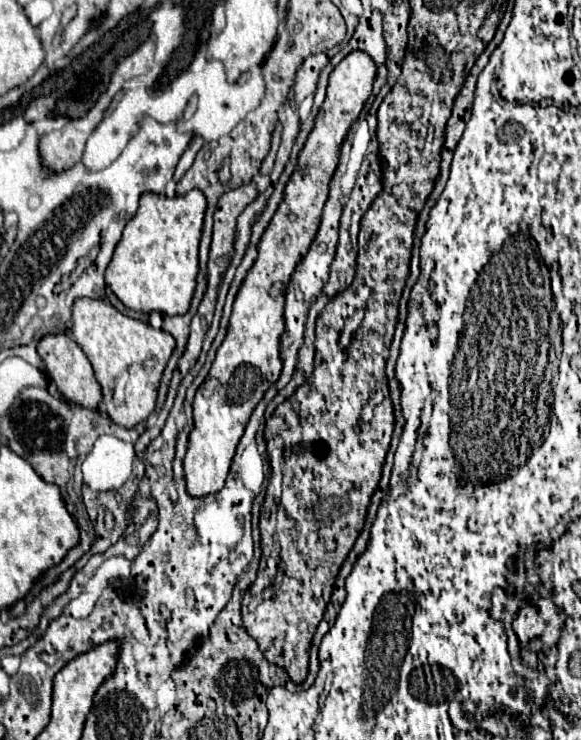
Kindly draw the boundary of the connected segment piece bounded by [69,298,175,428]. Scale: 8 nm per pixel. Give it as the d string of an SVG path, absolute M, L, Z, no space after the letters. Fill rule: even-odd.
M77 298L73 302L71 320L73 326L69 332L93 366L95 378L103 390L103 402L109 418L125 428L133 428L143 422L155 410L157 386L175 348L175 338L169 332L153 330L147 322L117 312L107 300ZM145 358L155 358L155 366L145 370L141 366Z

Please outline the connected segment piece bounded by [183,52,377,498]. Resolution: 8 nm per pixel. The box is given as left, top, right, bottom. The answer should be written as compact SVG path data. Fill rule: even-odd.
M351 52L333 68L325 102L319 108L315 126L309 132L307 142L297 158L297 170L289 178L283 190L283 200L259 240L257 260L247 270L247 276L235 294L227 336L217 348L215 360L209 370L209 376L215 376L219 384L213 398L196 393L193 403L193 430L189 434L189 444L183 458L185 490L189 490L193 498L209 496L223 488L237 442L243 436L253 408L263 398L265 390L279 378L279 336L285 326L283 298L279 296L279 290L289 284L295 266L307 254L315 238L323 204L329 194L329 180L339 162L339 148L347 136L347 130L357 120L363 104L371 94L375 72L377 66L365 52ZM285 236L289 238L287 246L281 244Z

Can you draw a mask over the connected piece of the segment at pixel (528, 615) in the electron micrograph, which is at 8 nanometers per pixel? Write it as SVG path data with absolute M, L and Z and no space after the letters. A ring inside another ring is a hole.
M523 606L515 618L515 632L519 636L519 640L525 644L527 640L539 636L543 632L543 620L539 616L539 612L535 612L535 608L531 606Z

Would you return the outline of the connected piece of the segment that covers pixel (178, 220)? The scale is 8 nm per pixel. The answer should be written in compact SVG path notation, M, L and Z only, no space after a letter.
M189 190L183 196L167 198L159 194L141 194L137 214L127 222L121 242L105 270L105 282L113 294L131 310L185 314L189 310L195 276L199 270L199 238L207 202L201 190Z

